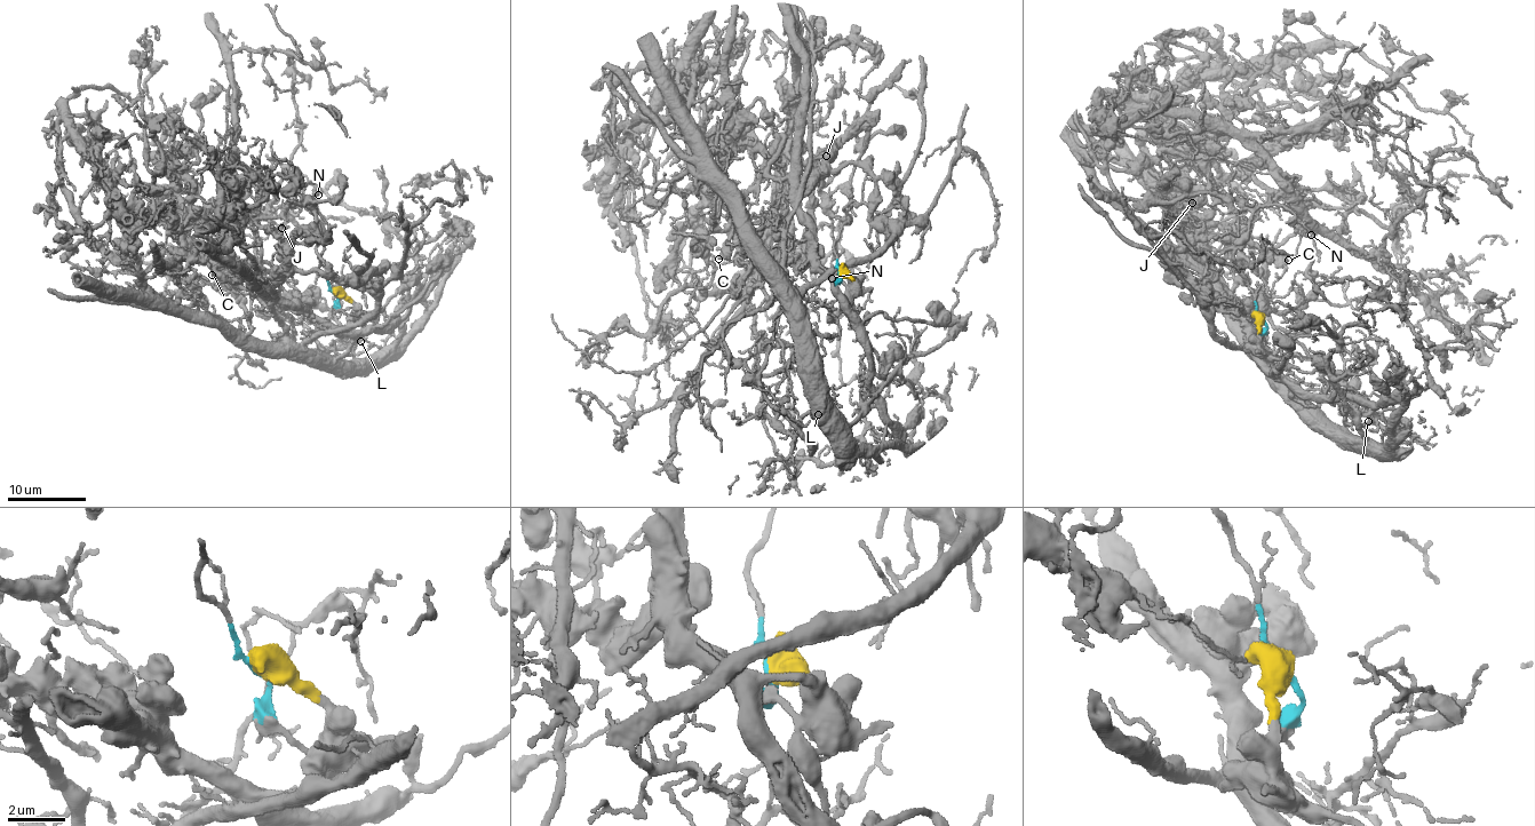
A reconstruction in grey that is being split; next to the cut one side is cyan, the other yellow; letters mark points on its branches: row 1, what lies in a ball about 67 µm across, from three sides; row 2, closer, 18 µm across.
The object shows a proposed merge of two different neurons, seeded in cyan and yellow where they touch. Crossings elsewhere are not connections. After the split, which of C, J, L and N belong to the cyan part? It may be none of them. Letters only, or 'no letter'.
J, N

